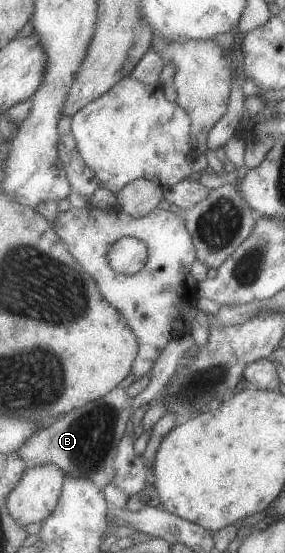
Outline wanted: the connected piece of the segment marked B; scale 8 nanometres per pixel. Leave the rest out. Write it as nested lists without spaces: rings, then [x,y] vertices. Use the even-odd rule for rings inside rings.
[[[119,386],[107,397],[61,416],[53,423],[49,421],[49,429],[42,428],[35,433],[19,449],[19,455],[23,457],[29,468],[55,463],[64,469],[68,476],[91,479],[101,489],[105,489],[109,484],[115,485],[116,461],[120,455],[120,443],[131,432],[130,419],[135,411],[134,401],[131,401],[133,397],[129,395],[129,391],[125,390]]]

